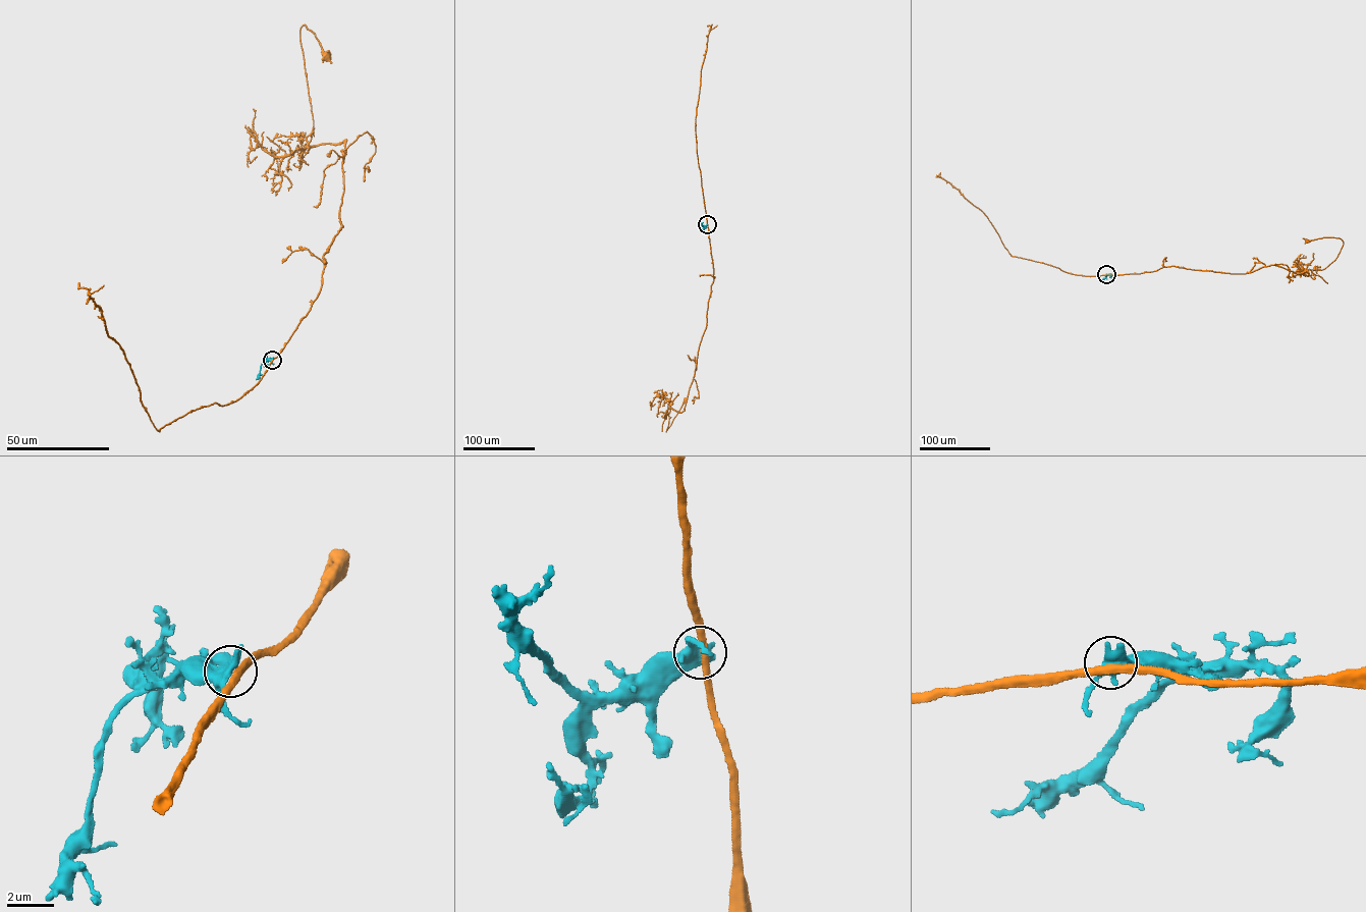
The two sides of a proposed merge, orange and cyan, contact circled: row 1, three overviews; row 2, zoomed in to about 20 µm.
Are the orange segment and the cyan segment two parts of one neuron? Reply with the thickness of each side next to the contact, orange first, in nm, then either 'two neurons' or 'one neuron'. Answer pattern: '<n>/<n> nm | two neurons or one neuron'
300/420 nm | two neurons

